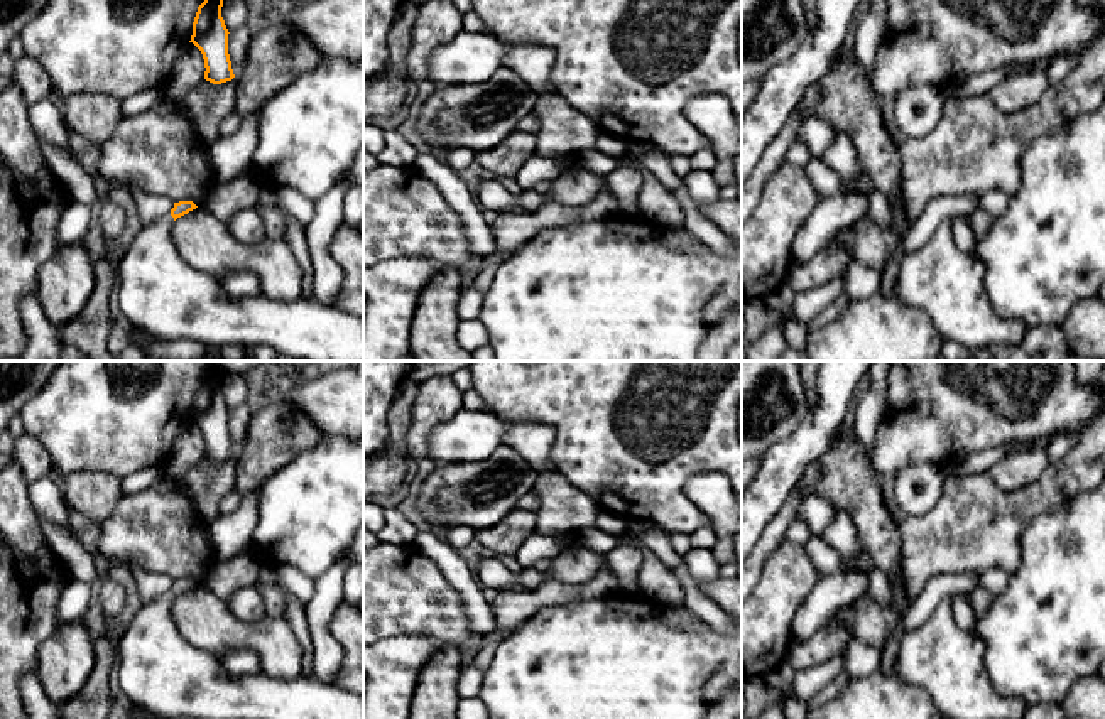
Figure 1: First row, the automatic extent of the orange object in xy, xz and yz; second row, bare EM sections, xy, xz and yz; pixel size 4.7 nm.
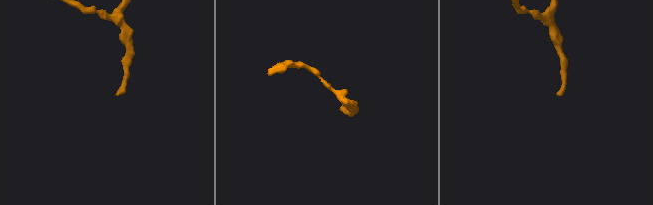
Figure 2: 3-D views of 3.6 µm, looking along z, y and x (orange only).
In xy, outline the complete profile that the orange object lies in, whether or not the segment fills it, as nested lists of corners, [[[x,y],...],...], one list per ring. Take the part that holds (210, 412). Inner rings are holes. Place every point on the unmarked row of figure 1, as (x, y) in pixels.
[[[210,371],[198,385],[191,419],[203,432],[204,457],[221,462],[235,456],[228,432],[228,407],[221,395],[223,373]]]

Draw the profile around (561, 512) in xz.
[[[556,469],[537,476],[534,484],[541,505],[536,511],[536,532],[569,537],[573,542],[581,528],[593,527],[600,513],[596,501],[573,491],[569,481]]]

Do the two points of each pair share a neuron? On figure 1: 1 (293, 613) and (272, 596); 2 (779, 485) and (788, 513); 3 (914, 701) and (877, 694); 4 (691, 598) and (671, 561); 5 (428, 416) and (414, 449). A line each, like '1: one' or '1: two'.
1: two
2: two
3: one
4: two
5: one

